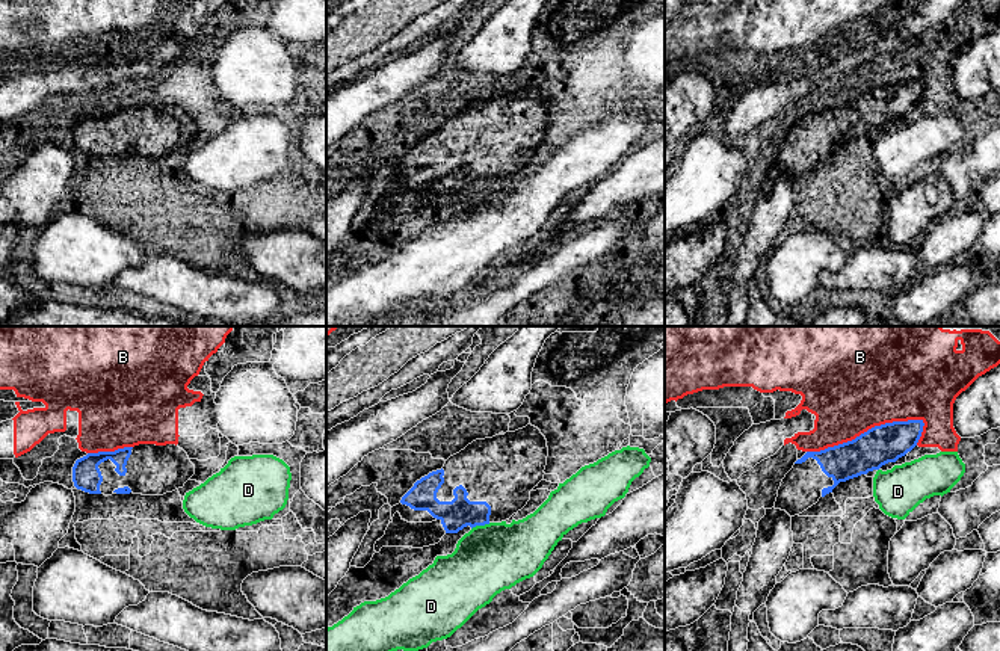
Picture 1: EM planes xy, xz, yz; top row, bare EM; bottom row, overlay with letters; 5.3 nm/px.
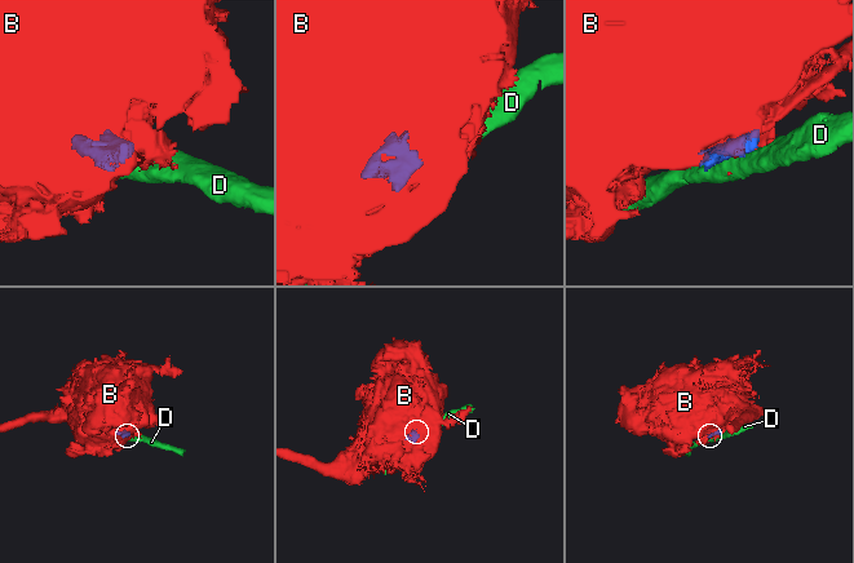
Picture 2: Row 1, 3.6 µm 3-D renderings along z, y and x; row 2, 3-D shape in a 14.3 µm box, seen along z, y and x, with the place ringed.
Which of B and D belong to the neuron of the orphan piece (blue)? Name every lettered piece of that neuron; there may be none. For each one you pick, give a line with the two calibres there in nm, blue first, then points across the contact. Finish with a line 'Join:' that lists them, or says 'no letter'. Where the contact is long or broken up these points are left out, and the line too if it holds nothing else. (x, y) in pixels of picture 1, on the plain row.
Join: no letter

